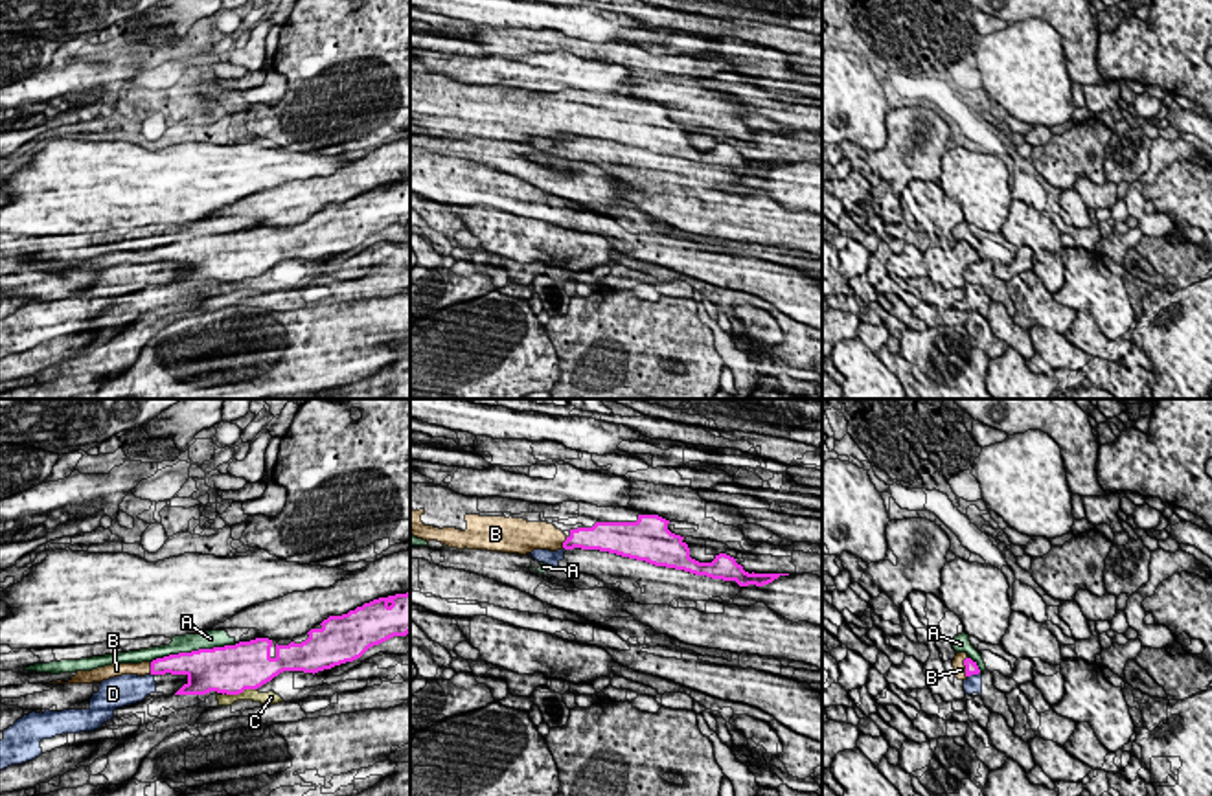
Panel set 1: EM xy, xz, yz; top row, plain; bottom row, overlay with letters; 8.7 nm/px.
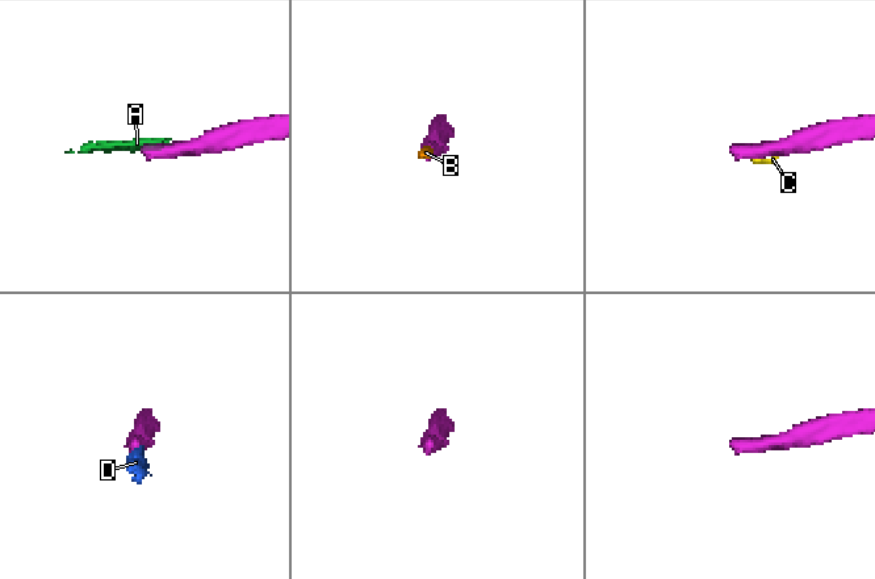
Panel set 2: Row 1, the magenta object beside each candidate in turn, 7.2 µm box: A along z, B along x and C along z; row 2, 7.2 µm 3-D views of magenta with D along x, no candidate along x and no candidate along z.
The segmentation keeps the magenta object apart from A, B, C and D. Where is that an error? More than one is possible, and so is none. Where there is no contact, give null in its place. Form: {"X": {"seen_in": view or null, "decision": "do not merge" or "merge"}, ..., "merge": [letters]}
{"A": {"seen_in": "xy", "decision": "do not merge"}, "B": {"seen_in": "yz", "decision": "merge"}, "C": {"seen_in": "xy", "decision": "do not merge"}, "D": {"seen_in": "yz", "decision": "do not merge"}, "merge": ["B"]}

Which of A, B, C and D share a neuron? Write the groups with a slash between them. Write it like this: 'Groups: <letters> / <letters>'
Groups: A / B / C / D

